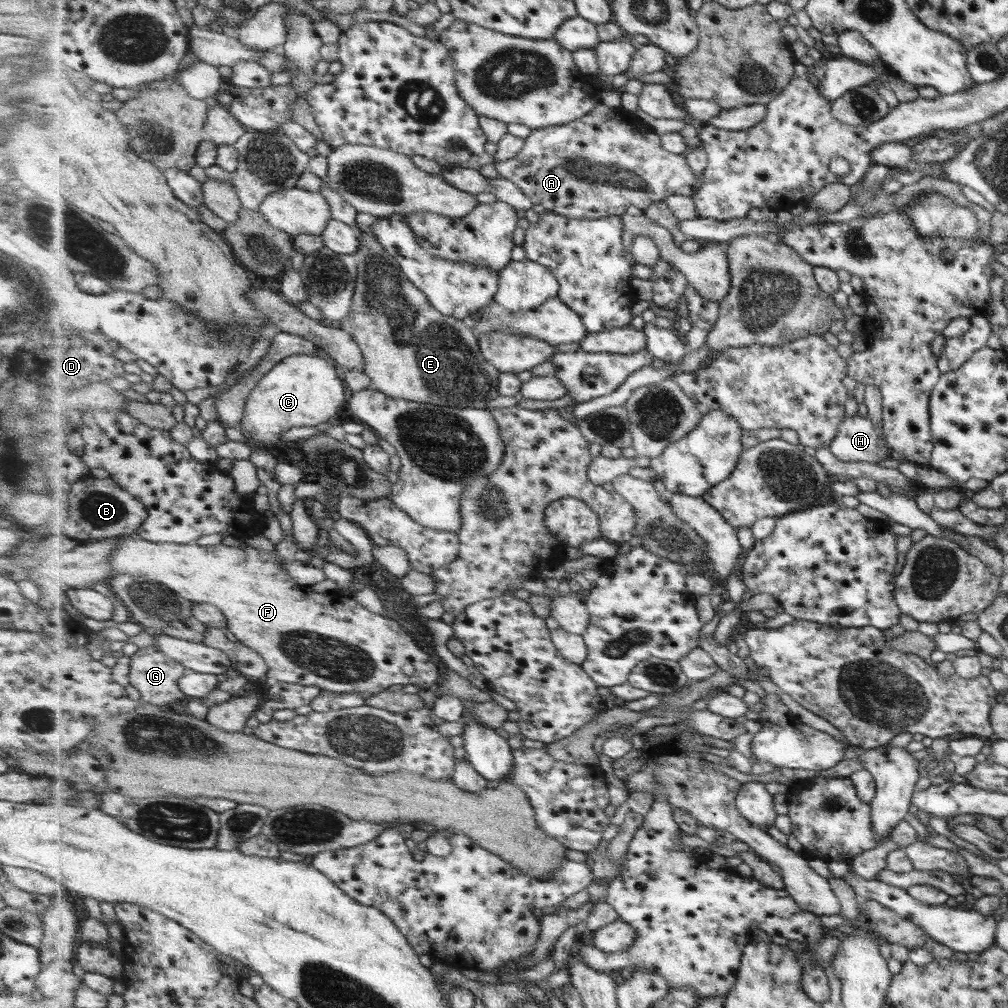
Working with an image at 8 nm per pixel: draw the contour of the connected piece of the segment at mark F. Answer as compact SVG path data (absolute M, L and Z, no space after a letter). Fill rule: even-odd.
M129 535L123 537L117 537L120 544L117 545L117 551L111 555L111 564L114 569L114 574L117 575L129 575L129 576L146 576L147 578L153 579L166 587L169 587L175 594L192 600L194 603L209 603L218 606L223 614L227 617L228 626L230 632L237 638L237 640L244 642L249 645L249 648L256 650L268 664L269 672L266 678L269 681L279 682L291 682L292 684L301 684L304 686L317 686L323 691L331 691L333 693L369 693L372 696L377 695L381 692L391 690L393 688L400 688L405 685L415 685L424 690L429 690L431 687L436 685L435 682L439 680L441 672L439 672L439 666L431 660L431 656L419 648L419 644L407 634L405 629L397 623L394 619L389 617L383 617L379 614L369 612L367 608L363 608L361 604L358 604L352 597L341 595L341 594L321 594L321 592L315 592L310 586L305 587L305 594L303 594L303 586L300 585L291 575L287 572L284 567L284 561L277 555L275 551L267 553L265 550L237 546L225 546L225 544L218 543L214 546L199 546L195 543L189 544L177 544L173 542L151 542L145 540L139 536ZM405 666L414 666L414 670L417 674L405 674L403 668Z

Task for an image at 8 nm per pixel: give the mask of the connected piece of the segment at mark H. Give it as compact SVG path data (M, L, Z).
M856 414L850 418L845 417L830 450L844 462L878 464L889 459L891 452L882 430L882 424L869 421L867 416L860 418Z

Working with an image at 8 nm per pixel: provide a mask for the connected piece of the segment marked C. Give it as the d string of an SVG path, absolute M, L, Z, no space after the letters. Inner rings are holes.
M295 354L276 364L251 391L245 406L245 416L241 420L242 435L248 443L263 448L272 448L280 444L281 435L293 427L317 427L321 423L331 423L339 406L345 402L345 383L337 368L315 354Z

